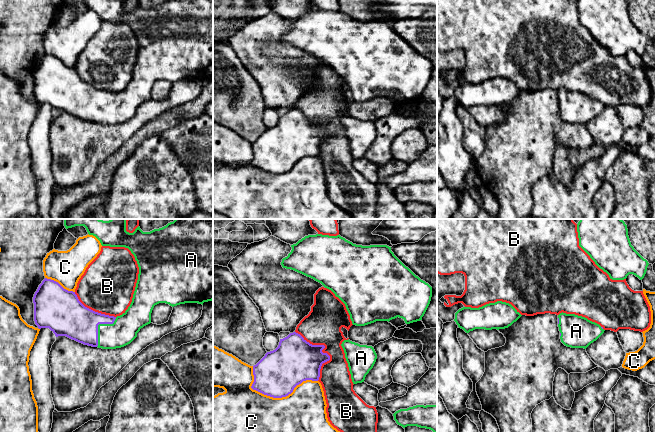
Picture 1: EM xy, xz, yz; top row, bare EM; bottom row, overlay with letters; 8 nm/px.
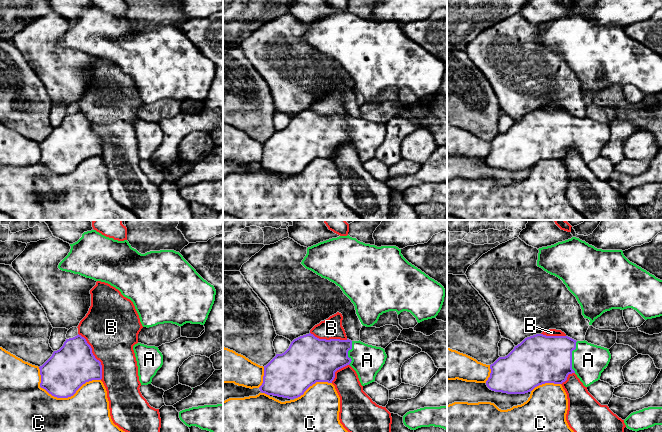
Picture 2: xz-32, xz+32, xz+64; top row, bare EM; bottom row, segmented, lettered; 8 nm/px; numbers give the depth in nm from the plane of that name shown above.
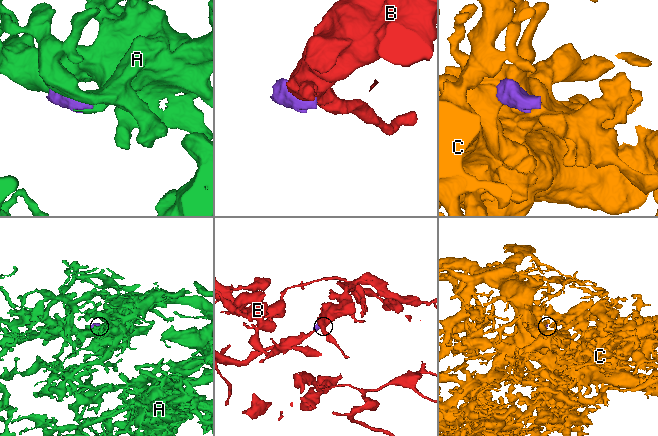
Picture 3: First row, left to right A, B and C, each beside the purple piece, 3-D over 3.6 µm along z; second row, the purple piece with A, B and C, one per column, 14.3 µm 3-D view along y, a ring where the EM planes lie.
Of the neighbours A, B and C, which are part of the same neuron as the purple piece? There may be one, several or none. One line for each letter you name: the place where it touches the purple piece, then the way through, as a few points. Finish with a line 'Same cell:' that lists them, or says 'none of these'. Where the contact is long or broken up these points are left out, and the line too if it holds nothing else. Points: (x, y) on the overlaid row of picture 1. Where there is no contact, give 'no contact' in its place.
A: contact xy (97, 326)
Same cell: A

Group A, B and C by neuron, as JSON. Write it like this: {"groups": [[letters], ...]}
{"groups": [["A"], ["B"], ["C"]]}

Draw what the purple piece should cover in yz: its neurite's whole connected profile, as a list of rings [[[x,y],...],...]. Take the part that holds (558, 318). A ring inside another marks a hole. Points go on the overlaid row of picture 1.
[[[563,312],[558,315],[558,327],[561,342],[571,348],[586,349],[605,331],[599,324],[585,317]]]

